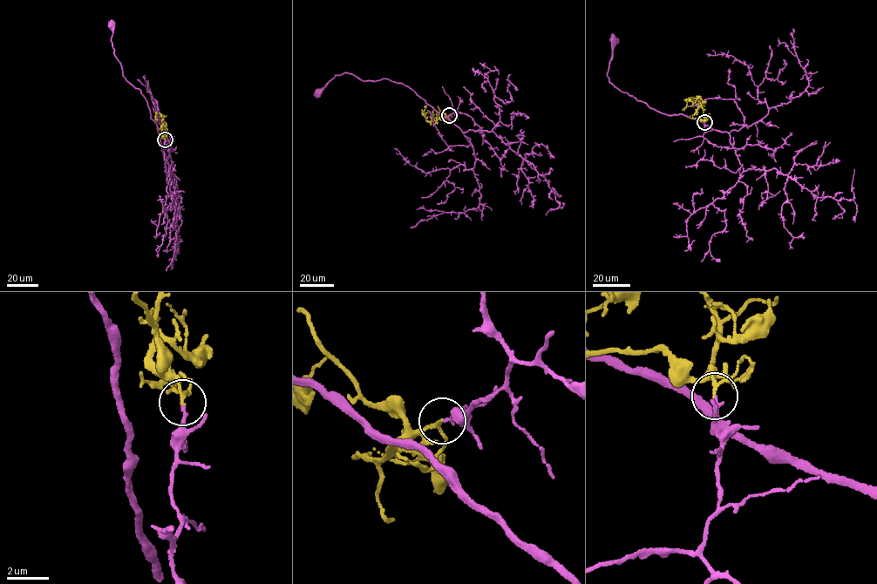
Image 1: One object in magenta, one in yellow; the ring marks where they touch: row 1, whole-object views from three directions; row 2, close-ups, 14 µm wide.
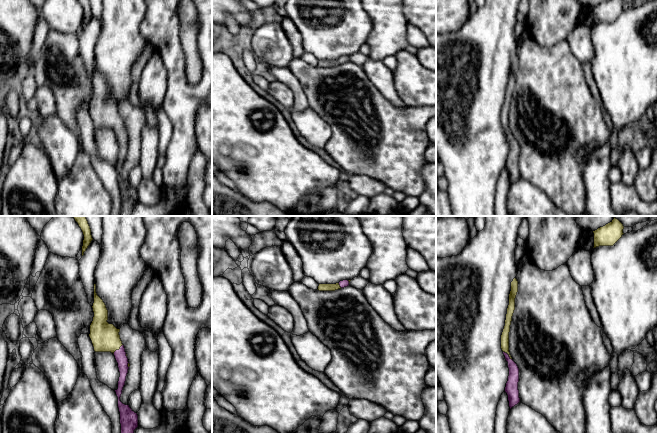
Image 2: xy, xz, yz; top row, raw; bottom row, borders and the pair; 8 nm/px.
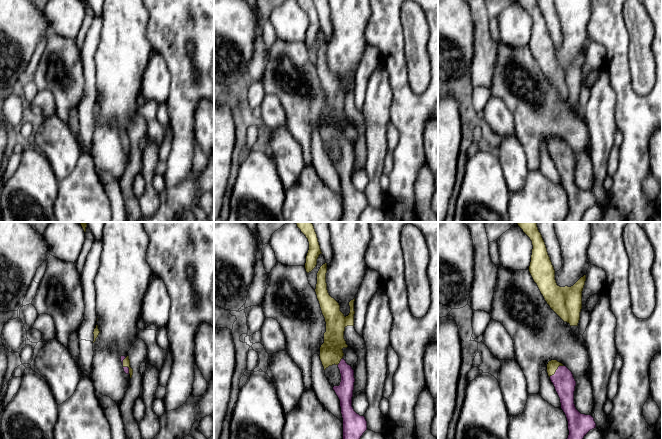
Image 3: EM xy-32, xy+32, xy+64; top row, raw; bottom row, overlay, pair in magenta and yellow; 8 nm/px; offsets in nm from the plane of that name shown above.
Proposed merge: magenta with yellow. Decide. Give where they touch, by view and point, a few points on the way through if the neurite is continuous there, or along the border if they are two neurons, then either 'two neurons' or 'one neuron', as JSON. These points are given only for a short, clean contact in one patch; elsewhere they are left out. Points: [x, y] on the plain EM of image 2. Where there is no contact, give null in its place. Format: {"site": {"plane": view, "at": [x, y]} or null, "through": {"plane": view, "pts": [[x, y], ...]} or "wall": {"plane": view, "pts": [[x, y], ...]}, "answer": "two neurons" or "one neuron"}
{"site": {"plane": "xy", "at": [119, 125]}, "wall": {"plane": "xy", "pts": [[122, 120], [113, 129]]}, "answer": "two neurons"}

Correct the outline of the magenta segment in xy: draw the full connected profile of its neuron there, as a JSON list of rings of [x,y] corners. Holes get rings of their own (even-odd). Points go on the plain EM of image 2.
[[[124,121],[114,128],[115,135],[118,139],[120,153],[118,157],[118,165],[115,166],[118,173],[118,184],[120,188],[121,210],[120,216],[132,216],[134,206],[138,203],[138,191],[129,181],[125,181],[120,177],[123,163],[125,161],[128,149],[128,134],[126,132]]]

